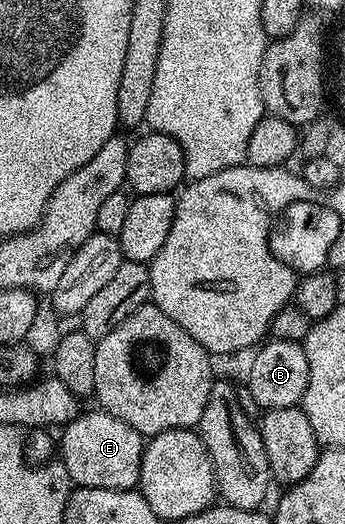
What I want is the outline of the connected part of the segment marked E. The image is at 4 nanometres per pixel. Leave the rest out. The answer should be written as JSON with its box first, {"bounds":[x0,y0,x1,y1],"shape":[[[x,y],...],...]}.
{"bounds":[58,408,145,489],"shape":[[[99,408],[87,410],[77,414],[76,419],[63,427],[58,434],[58,458],[66,468],[69,482],[77,487],[85,486],[86,488],[133,489],[140,480],[145,439],[134,428],[130,428],[130,424],[110,416],[106,411]]]}

